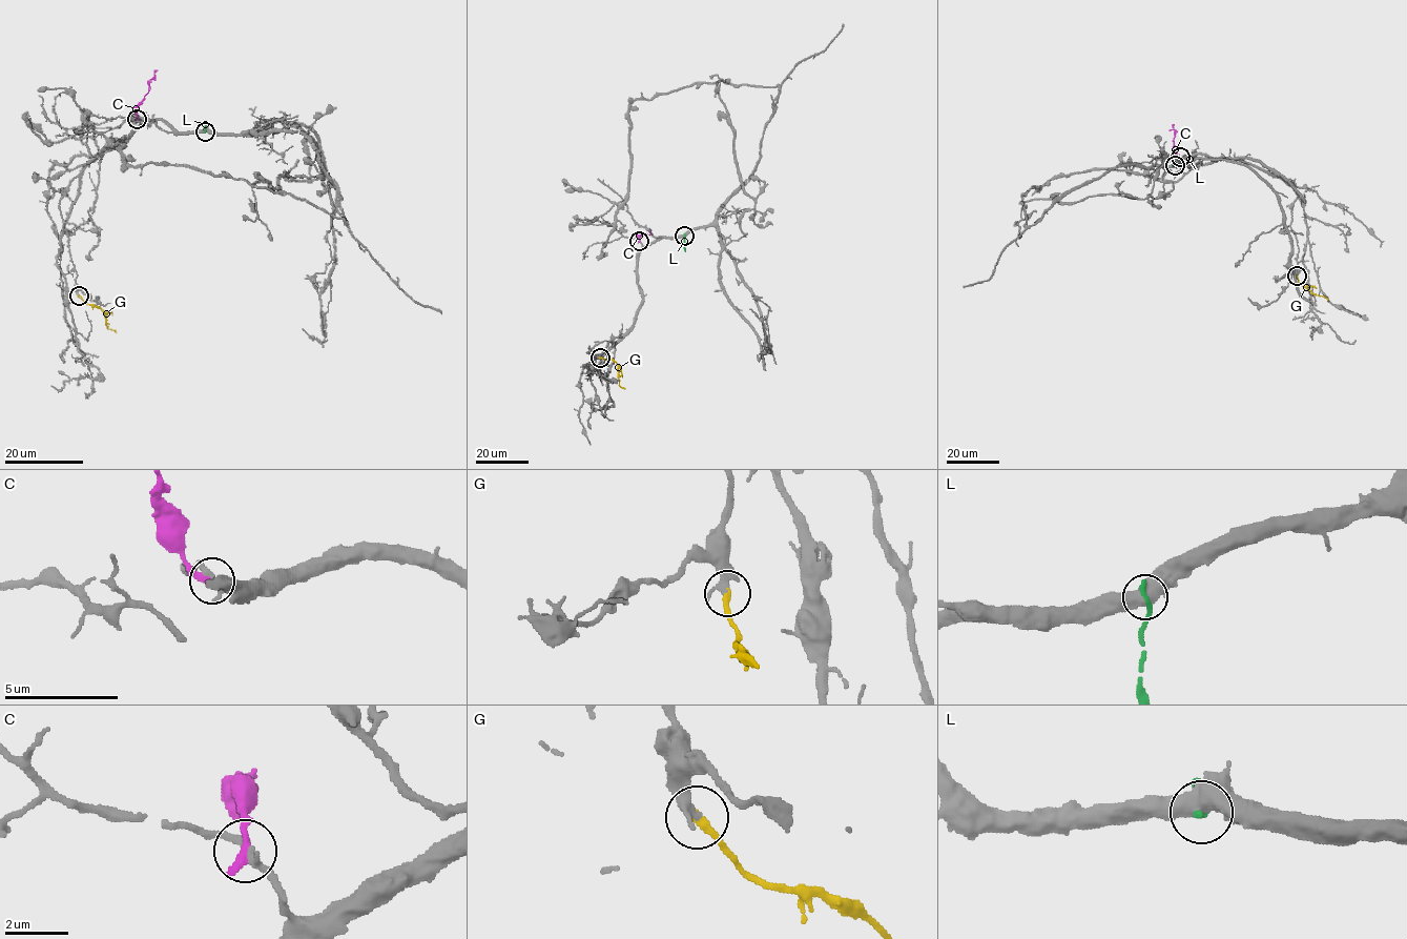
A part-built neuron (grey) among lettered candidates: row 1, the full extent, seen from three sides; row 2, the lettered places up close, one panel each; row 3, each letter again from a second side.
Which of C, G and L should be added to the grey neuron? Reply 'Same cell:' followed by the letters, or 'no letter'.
Same cell: G

